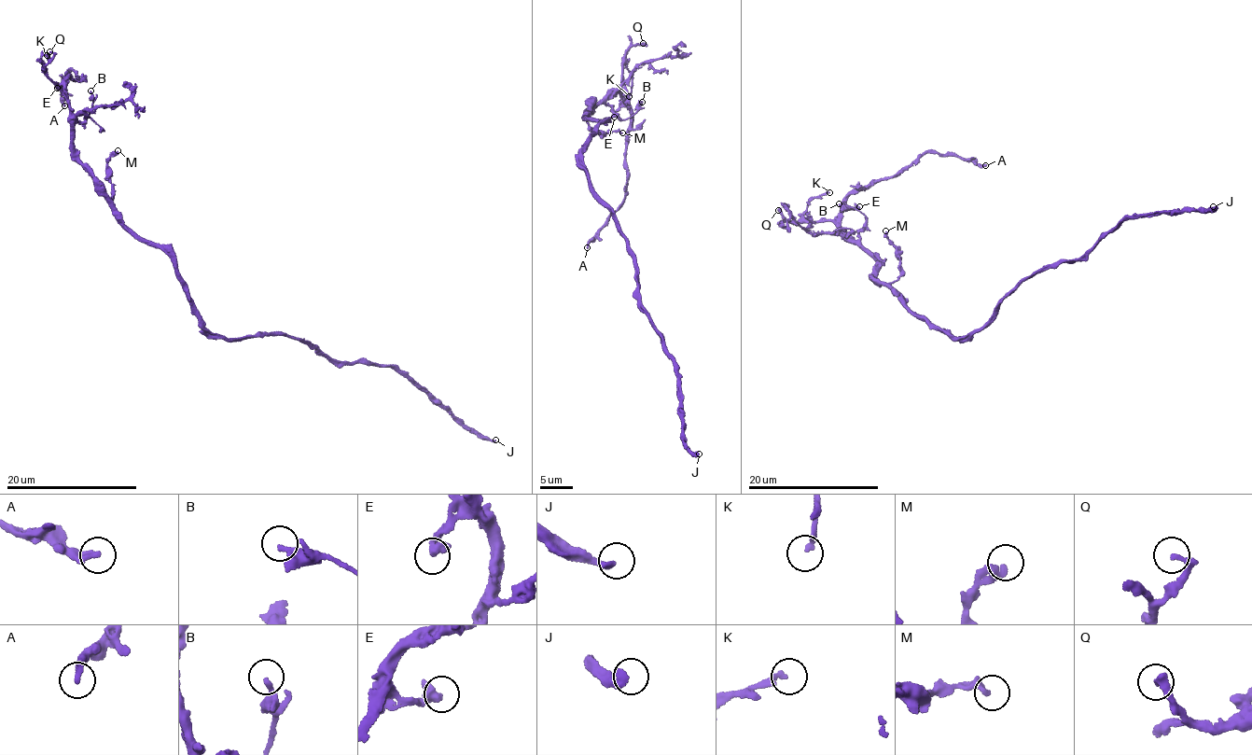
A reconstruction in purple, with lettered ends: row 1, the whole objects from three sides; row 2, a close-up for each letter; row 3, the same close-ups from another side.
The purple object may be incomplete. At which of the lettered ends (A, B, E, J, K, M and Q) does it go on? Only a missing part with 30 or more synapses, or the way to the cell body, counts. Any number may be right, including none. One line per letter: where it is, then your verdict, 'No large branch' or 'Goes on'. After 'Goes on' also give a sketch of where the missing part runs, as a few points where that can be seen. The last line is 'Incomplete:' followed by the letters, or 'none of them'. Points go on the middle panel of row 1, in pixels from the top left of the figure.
A: Place: (587, 247). No large branch
B: Place: (642, 102). No large branch
E: Place: (614, 117). No large branch
J: Place: (699, 454). No large branch
K: Place: (629, 96). No large branch
M: Place: (622, 132). No large branch
Q: Place: (643, 43). No large branch
Incomplete: none of them

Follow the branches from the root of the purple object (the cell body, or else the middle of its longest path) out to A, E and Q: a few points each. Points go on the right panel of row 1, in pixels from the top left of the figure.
A: (937, 328), (877, 278), (880, 262), (841, 226), (841, 205), (847, 195), (898, 174), (925, 153), (985, 165)
E: (937, 328), (877, 278), (878, 258), (841, 226), (843, 209), (859, 206)
Q: (937, 328), (877, 278), (878, 258), (838, 225), (827, 220), (788, 221), (778, 210)

